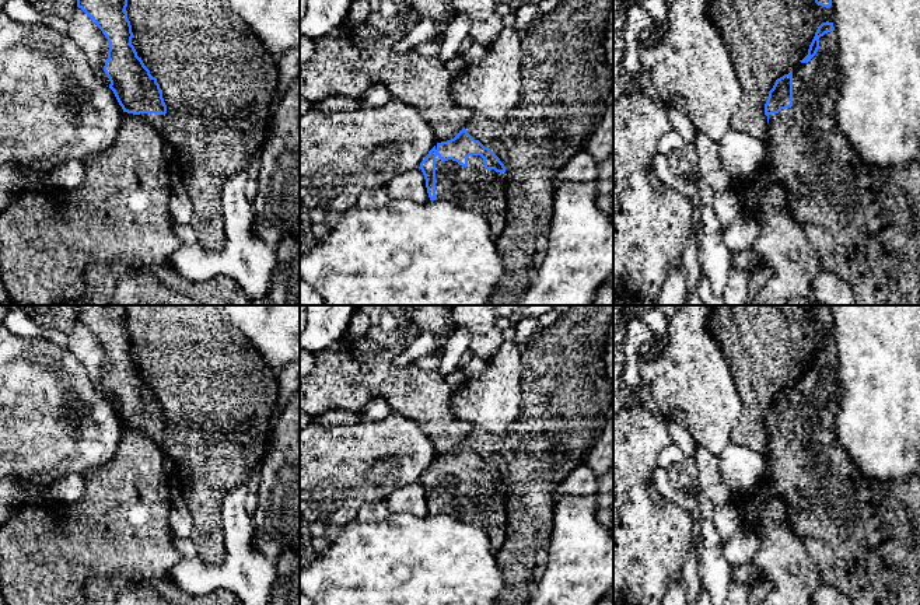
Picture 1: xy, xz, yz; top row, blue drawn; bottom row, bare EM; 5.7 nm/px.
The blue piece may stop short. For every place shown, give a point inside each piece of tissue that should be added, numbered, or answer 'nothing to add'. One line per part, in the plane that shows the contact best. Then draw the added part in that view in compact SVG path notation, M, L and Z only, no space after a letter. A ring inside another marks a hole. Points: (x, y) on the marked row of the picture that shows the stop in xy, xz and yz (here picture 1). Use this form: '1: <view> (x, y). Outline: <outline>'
1: xz (475, 188). Outline: M469 155L468 167L435 157L435 202L451 202L480 213L496 239L507 220L507 182L510 174L486 169L480 155Z

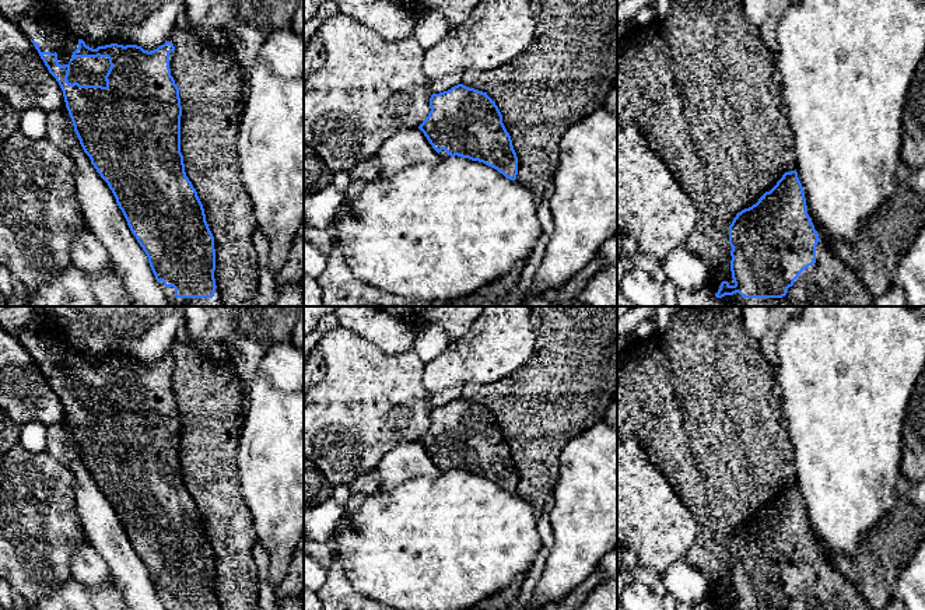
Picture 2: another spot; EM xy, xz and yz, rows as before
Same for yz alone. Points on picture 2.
1: yz (827, 283). Outline: M821 242L816 263L803 270L782 298L743 298L739 292L722 297L725 306L872 306L875 292L838 262Z

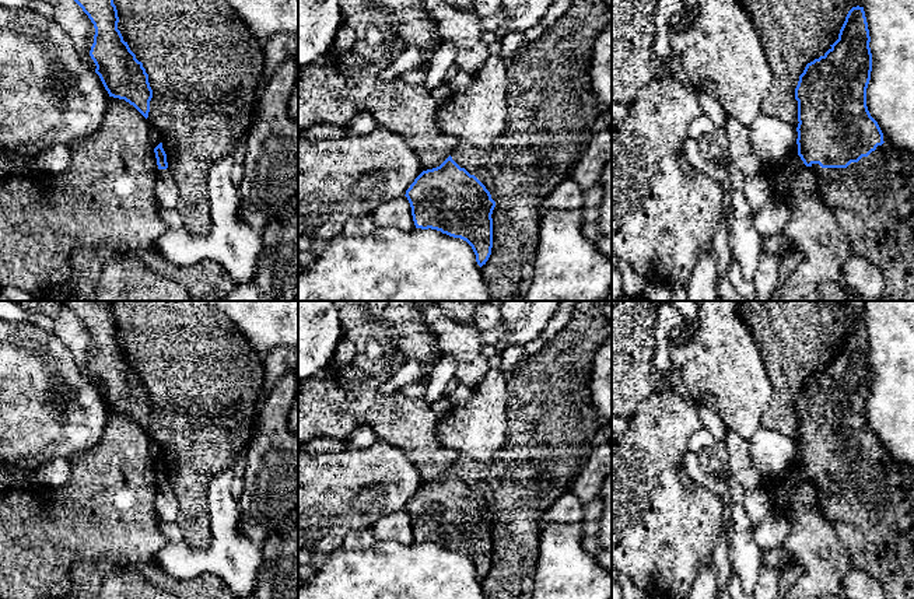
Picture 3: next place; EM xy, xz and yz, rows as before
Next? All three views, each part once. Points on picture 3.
1: yz (872, 200). Outline: M883 134L883 144L847 168L812 164L827 210L848 237L852 255L868 259L883 276L886 301L914 301L914 151L894 148Z

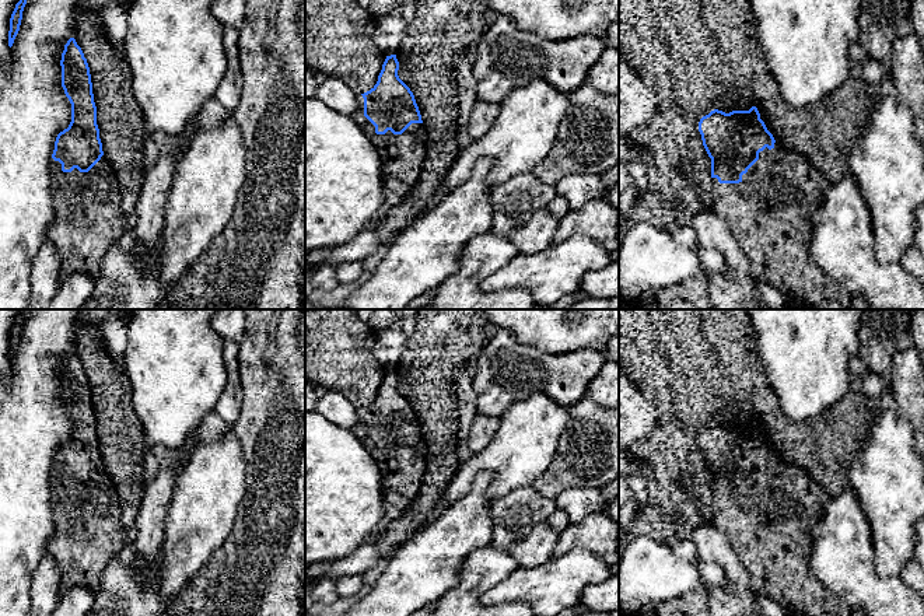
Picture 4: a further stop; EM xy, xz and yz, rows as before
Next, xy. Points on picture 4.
1: xy (88, 219). Outline: M105 158L88 171L63 172L59 161L50 160L50 196L55 207L55 221L48 231L49 242L60 259L60 283L70 274L81 273L97 279L101 263L111 245L130 227L132 220L122 211L122 196L111 164Z

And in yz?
1: yz (769, 213). Outline: M778 141L769 150L759 153L759 160L742 175L739 183L720 183L711 179L714 206L711 210L722 217L741 249L749 260L753 279L787 294L791 301L804 309L815 309L823 302L840 301L847 304L847 293L809 258L811 217L822 204L830 183L816 168L799 154L790 154Z

